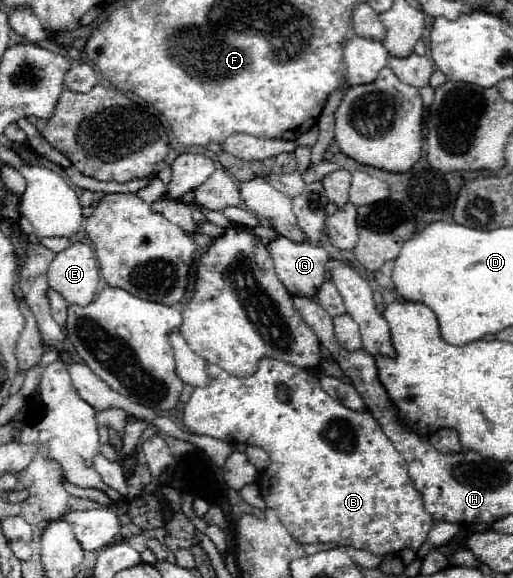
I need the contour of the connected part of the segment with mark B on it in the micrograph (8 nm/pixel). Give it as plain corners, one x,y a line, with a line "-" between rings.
263,357
259,361
257,371
253,375
249,375
249,377
229,375
227,371
223,371
217,365
207,365
207,375
209,375
209,385
207,387
193,389
191,399
185,405
185,425
187,425
187,429
191,433
195,433
195,435
207,435
207,437
215,437
215,439
221,439
221,441
227,441
227,443
241,441
241,443
247,443
247,445
257,445
257,447
261,447
261,449
267,451
267,455
271,459
271,465
261,473
261,477
259,477
257,483
259,483
259,489
261,489
261,495
263,495
267,507
271,507
271,509
277,511
279,521
285,525
285,529
291,533
293,539
297,539
303,545
305,543
337,543
337,545
343,545
343,547
365,549
365,551
369,551
373,555
381,555
381,557
391,555
391,553
397,553
397,551
407,549
407,547
413,549
413,551
417,551
425,543
427,533
429,533
429,529
431,529
431,525
435,521
423,509
421,493
413,487
411,477
407,475
407,461
393,447
393,443
389,441
389,437
381,431
379,423
371,417
371,413
367,409
365,411
347,409
345,405
341,405
341,401
337,401
331,395
323,393
323,389
319,385
319,373
315,369
301,369
301,367
295,367
295,365
285,363
285,361
279,361
279,359
267,359
267,357

